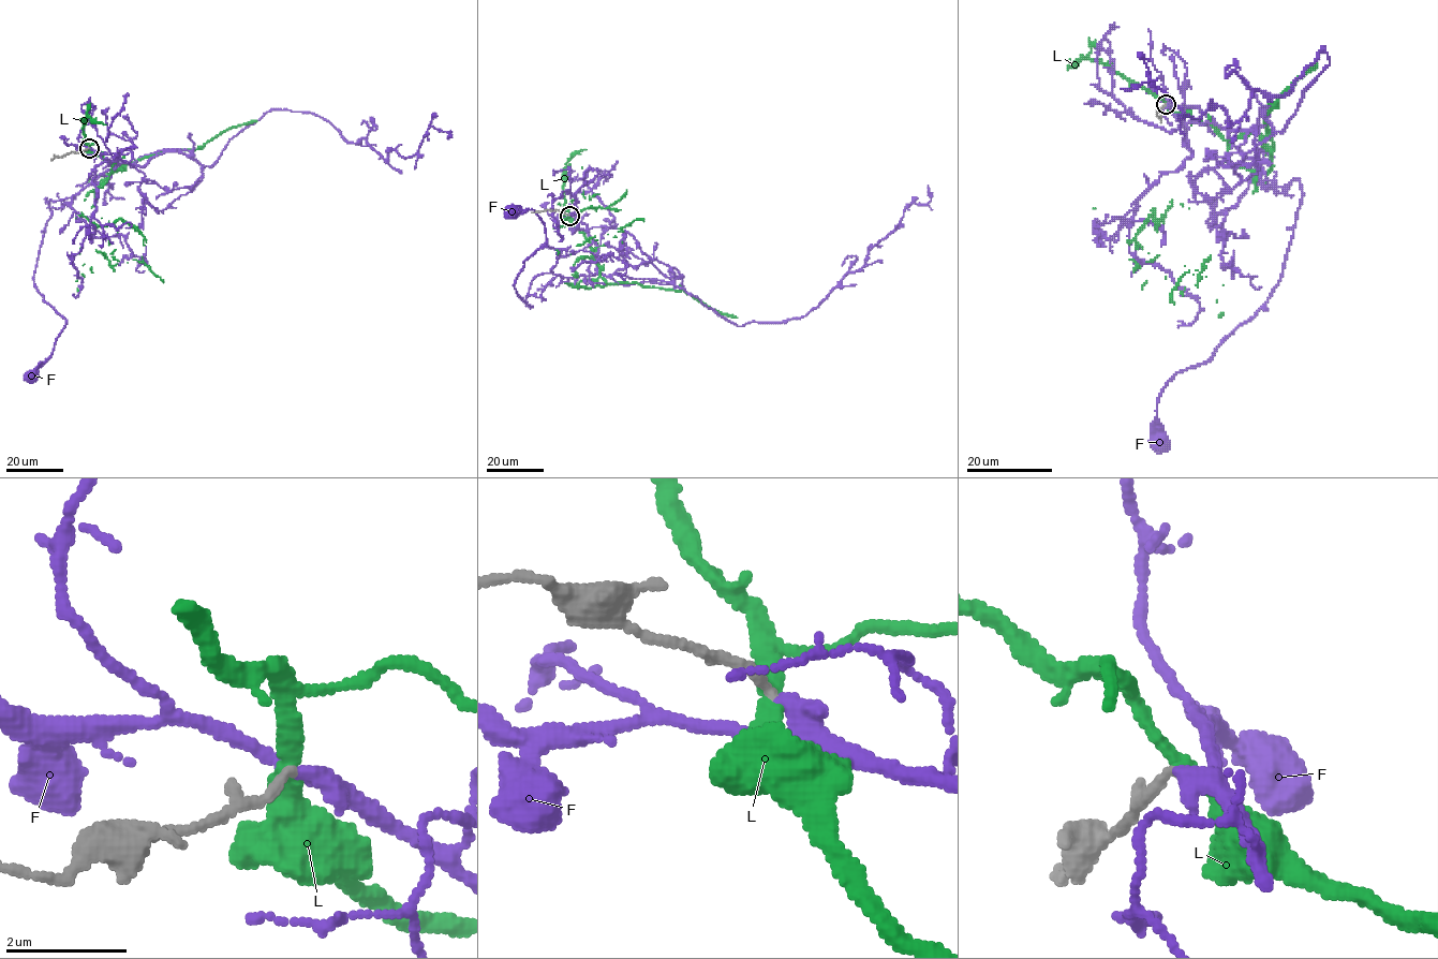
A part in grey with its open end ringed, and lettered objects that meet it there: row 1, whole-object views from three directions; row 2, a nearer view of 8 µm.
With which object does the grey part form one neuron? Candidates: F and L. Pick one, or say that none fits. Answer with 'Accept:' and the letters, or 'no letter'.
Accept: F

